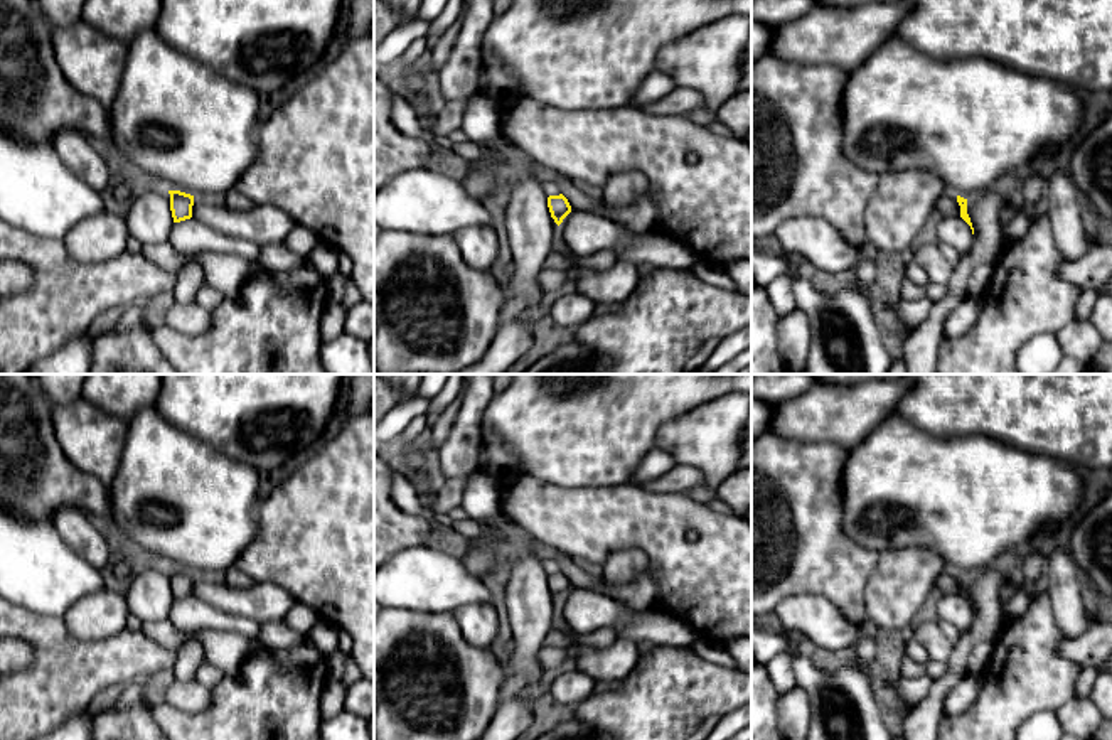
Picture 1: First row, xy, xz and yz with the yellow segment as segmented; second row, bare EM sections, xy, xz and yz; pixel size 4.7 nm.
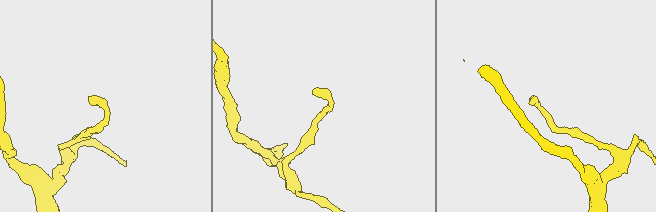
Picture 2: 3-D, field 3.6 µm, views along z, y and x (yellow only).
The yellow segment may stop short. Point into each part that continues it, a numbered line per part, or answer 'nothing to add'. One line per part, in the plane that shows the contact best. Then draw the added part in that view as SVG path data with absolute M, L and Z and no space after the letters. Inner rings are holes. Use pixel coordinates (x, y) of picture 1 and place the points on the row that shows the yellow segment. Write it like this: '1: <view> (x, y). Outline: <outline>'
nothing to add

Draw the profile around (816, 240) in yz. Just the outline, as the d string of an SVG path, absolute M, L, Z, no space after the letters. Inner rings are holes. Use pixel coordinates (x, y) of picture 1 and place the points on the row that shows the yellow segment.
M822 217L787 219L777 228L775 236L789 260L799 256L826 273L846 271L864 258L864 244L853 246Z

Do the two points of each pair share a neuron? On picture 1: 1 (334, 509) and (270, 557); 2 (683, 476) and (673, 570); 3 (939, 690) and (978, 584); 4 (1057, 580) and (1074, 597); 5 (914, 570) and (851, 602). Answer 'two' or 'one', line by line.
1: one
2: two
3: one
4: one
5: two

